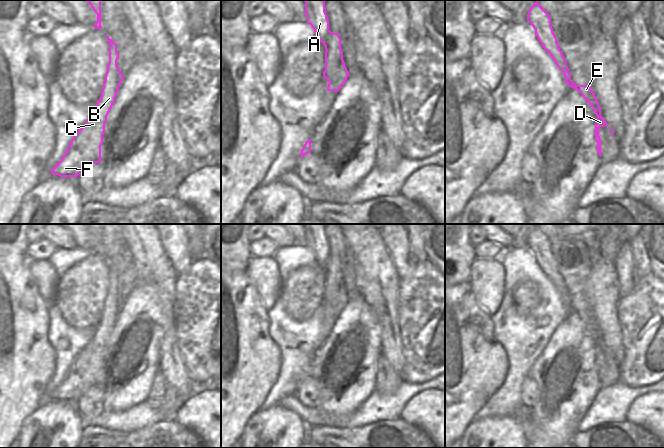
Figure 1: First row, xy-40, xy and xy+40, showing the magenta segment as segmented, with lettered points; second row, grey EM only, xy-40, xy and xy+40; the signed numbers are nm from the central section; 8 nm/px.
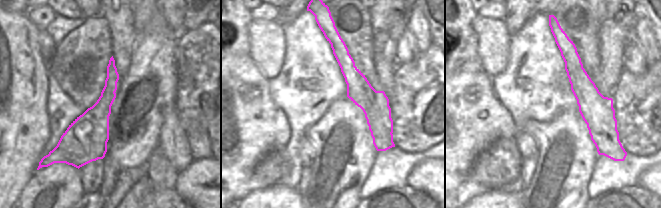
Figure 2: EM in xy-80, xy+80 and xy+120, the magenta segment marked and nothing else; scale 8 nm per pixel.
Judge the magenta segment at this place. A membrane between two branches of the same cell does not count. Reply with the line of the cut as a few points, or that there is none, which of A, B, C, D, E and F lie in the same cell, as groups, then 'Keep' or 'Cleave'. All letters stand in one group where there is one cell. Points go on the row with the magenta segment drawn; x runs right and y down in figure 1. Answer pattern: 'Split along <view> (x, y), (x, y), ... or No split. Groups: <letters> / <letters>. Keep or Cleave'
Split along xy (330, 31), (325, 49). Groups: A D E / B C F. Cleave.

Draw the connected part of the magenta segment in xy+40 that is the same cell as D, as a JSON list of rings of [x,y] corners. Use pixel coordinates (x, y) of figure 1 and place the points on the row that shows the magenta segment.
[[[564,73],[565,79],[568,79],[569,82],[567,83],[569,87],[572,87],[576,89],[585,99],[585,101],[593,108],[596,116],[597,116],[597,122],[595,124],[595,140],[597,142],[597,152],[599,156],[601,157],[601,138],[599,136],[599,128],[608,126],[605,119],[601,116],[601,108],[599,106],[599,102],[594,94],[594,92],[591,89],[590,85],[576,85],[571,80],[571,74],[570,73]]]

